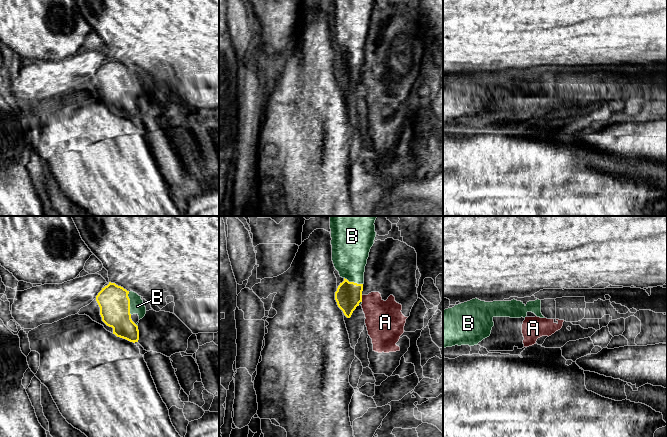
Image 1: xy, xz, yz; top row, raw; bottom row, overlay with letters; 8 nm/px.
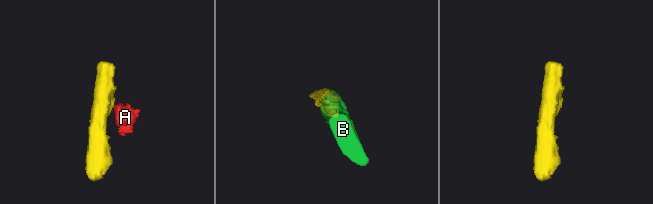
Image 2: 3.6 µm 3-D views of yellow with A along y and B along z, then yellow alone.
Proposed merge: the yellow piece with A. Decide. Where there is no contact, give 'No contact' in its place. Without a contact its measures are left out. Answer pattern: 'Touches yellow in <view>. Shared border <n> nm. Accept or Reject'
Touches yellow in xz. Shared border 60 nm. Reject

